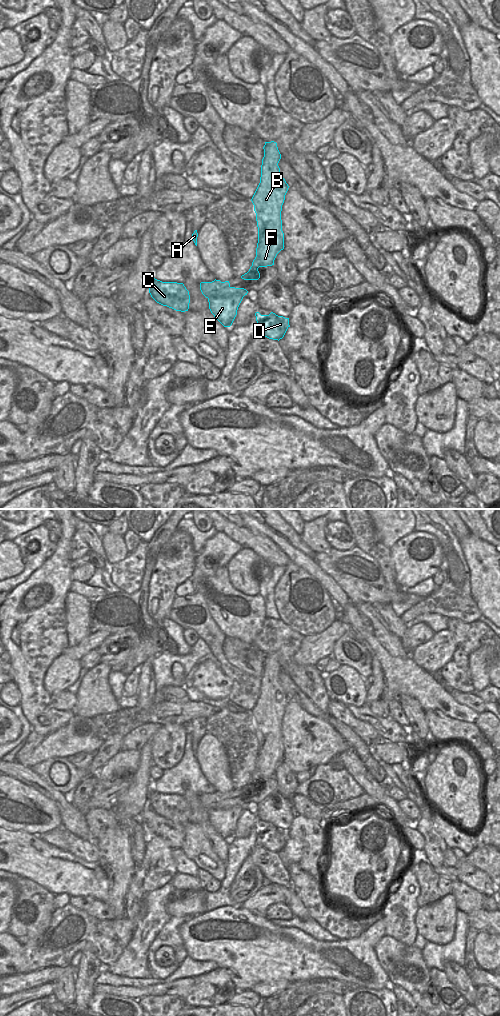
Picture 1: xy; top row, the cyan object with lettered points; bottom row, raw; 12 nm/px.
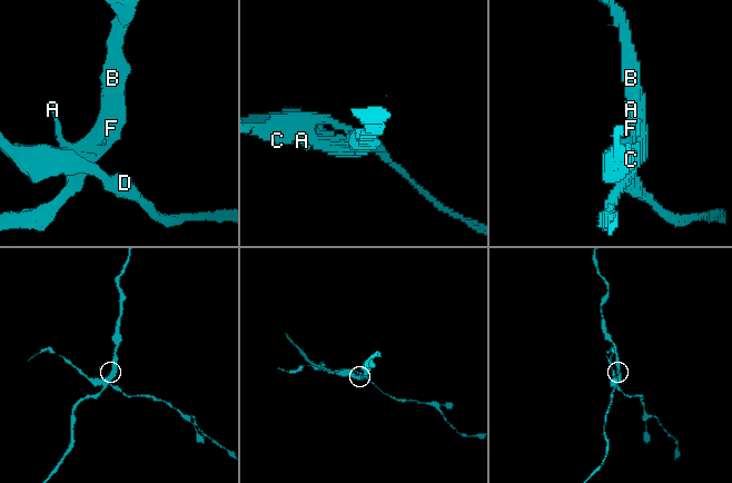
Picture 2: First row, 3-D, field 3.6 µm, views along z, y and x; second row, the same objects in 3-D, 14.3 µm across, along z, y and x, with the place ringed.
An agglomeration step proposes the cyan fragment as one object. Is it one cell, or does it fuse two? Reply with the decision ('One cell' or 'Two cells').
Two cells

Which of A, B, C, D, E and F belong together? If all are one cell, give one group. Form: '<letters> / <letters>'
A B E F / C D

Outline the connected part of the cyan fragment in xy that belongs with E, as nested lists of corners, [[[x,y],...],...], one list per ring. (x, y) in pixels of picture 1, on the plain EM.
[[[229,793],[221,794],[220,798],[218,807],[208,810],[209,821],[224,839],[230,839],[237,827],[238,819],[248,803],[244,800],[231,799]]]

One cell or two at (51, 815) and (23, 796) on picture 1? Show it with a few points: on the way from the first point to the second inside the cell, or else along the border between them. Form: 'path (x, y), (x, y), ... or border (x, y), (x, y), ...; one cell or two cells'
path (44, 811), (30, 803); one cell

